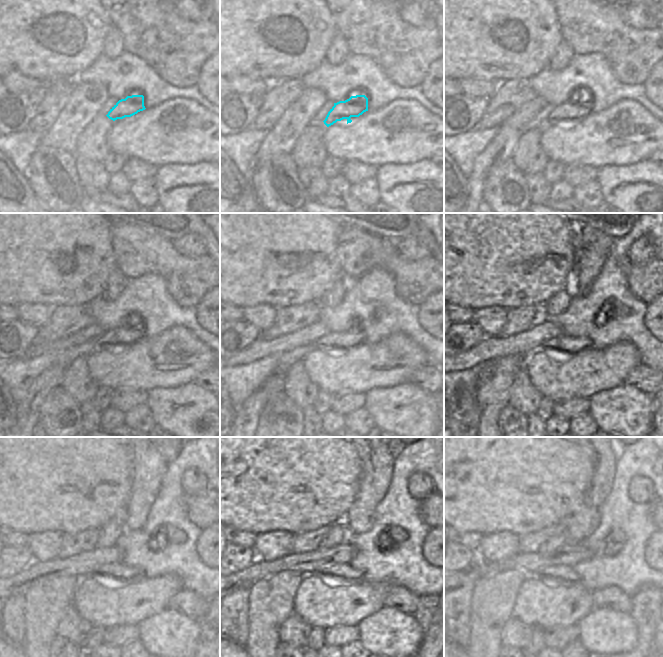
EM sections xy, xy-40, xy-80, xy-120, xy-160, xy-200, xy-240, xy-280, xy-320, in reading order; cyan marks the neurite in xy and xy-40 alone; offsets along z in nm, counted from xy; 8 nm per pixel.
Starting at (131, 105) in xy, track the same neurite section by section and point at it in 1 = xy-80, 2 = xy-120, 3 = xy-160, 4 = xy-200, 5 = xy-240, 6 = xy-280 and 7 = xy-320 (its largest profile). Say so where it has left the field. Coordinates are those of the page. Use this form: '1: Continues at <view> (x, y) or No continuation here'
1: Continues at xy-80 (572, 111)
2: Continues at xy-120 (121, 337)
3: Continues at xy-160 (334, 340)
4: Continues at xy-200 (567, 343)
5: Continues at xy-240 (118, 569)
6: Continues at xy-280 (344, 570)
7: Continues at xy-320 (565, 572)

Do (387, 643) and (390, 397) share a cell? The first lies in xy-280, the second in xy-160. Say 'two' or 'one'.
one

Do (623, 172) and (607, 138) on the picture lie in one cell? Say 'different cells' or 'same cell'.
different cells

